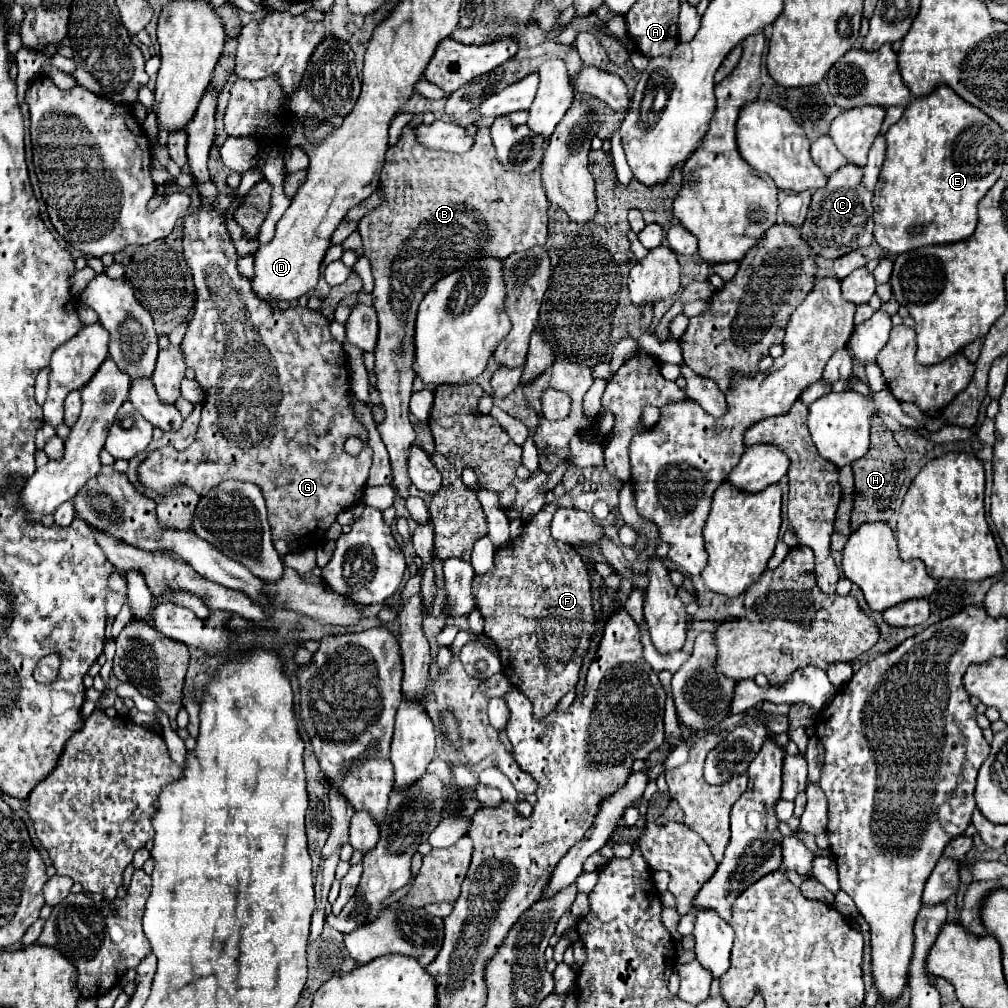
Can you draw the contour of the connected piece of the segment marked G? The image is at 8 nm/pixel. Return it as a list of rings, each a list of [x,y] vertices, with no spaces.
[[[213,86],[207,88],[199,108],[197,108],[197,114],[193,116],[193,120],[187,124],[185,132],[189,136],[189,142],[187,142],[187,156],[189,156],[189,168],[191,168],[191,174],[195,176],[197,180],[197,190],[201,192],[203,196],[203,204],[205,202],[211,202],[213,204],[213,212],[207,210],[207,206],[201,206],[197,212],[193,214],[187,214],[185,220],[183,220],[183,254],[185,254],[185,260],[187,264],[191,266],[193,270],[193,280],[195,280],[195,294],[197,294],[197,302],[195,302],[195,312],[193,312],[193,320],[189,322],[187,326],[187,332],[183,336],[183,342],[181,342],[181,352],[183,352],[183,358],[185,358],[185,364],[187,368],[193,368],[195,370],[195,380],[205,388],[205,402],[203,402],[203,414],[201,414],[201,424],[199,424],[199,430],[197,430],[197,438],[195,442],[183,450],[183,452],[177,452],[171,448],[171,446],[163,446],[163,448],[157,448],[153,450],[137,468],[137,476],[139,476],[139,482],[153,490],[153,492],[171,492],[173,488],[179,488],[179,486],[187,486],[191,488],[193,492],[197,492],[199,496],[205,496],[211,488],[215,488],[217,484],[225,482],[225,480],[239,480],[239,482],[253,482],[259,486],[265,502],[267,502],[267,512],[269,512],[269,524],[271,524],[271,534],[273,534],[273,544],[275,544],[275,550],[279,552],[279,556],[285,556],[287,552],[293,552],[293,550],[301,550],[301,548],[315,548],[319,542],[323,542],[325,538],[325,532],[329,530],[329,526],[335,522],[335,516],[345,510],[345,508],[353,508],[355,504],[361,502],[363,498],[363,490],[365,490],[365,484],[367,484],[367,476],[369,476],[369,468],[371,468],[371,458],[373,458],[373,450],[369,450],[367,446],[363,448],[363,452],[359,456],[351,456],[343,450],[343,444],[349,436],[357,436],[361,438],[363,442],[367,440],[367,432],[365,428],[361,426],[361,422],[355,418],[353,410],[351,410],[351,398],[349,398],[349,370],[347,370],[347,362],[345,362],[345,352],[343,352],[343,346],[331,336],[329,332],[329,320],[321,314],[321,312],[315,312],[315,310],[309,310],[309,308],[287,308],[283,312],[275,312],[273,306],[269,304],[261,304],[257,300],[257,296],[253,296],[253,292],[249,292],[249,278],[241,276],[237,272],[237,252],[235,252],[235,246],[223,226],[223,214],[219,210],[215,210],[215,198],[217,198],[217,188],[213,186],[213,180],[209,176],[209,170],[207,170],[207,156],[209,156],[209,150],[213,146],[213,138],[215,138],[215,106],[217,106],[217,90]]]

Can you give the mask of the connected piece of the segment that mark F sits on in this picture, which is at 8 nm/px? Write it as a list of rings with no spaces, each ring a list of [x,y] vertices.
[[[547,502],[541,512],[525,524],[523,538],[497,550],[495,566],[487,574],[475,576],[471,584],[475,606],[485,618],[483,634],[497,646],[503,674],[515,690],[521,690],[521,694],[527,696],[537,720],[551,714],[557,702],[575,688],[595,622],[591,608],[591,582],[581,556],[571,544],[557,542],[549,534],[549,522],[557,508],[555,502]]]

